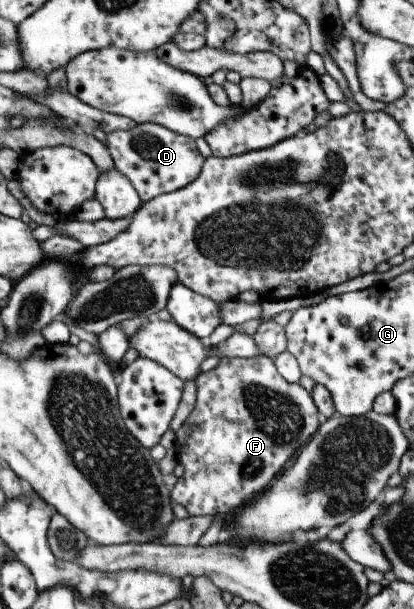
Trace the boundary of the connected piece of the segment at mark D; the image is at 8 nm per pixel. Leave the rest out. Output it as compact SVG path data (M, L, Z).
M141 123L131 130L107 134L105 146L113 158L114 167L123 176L129 178L144 203L161 194L181 190L198 179L203 162L207 158L197 150L195 141L164 126L155 123Z

